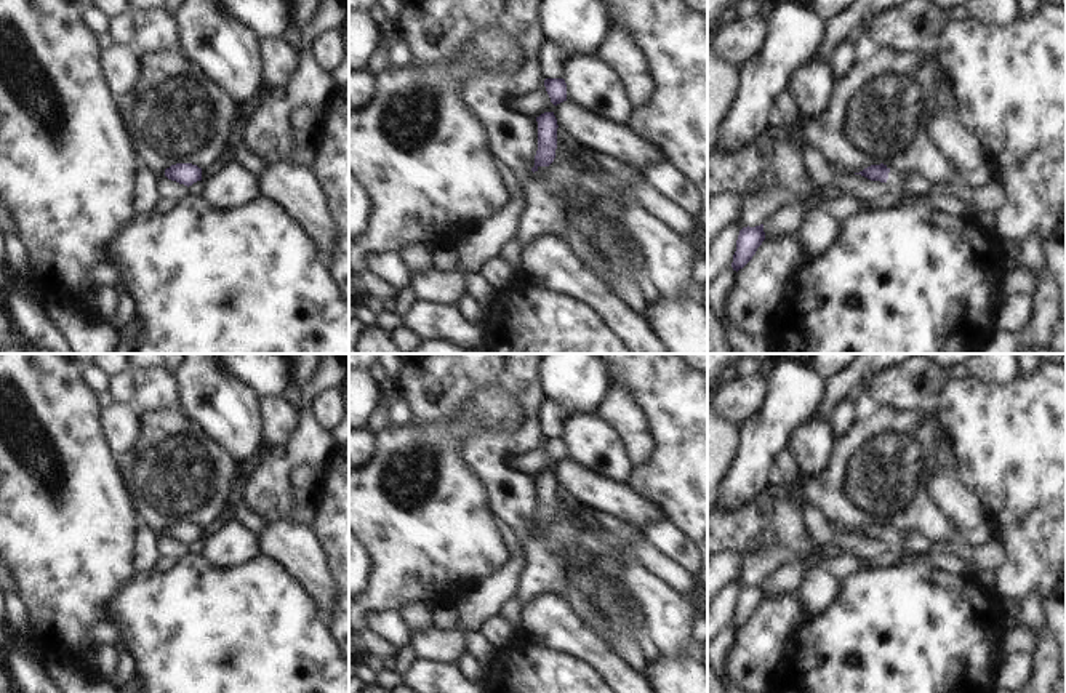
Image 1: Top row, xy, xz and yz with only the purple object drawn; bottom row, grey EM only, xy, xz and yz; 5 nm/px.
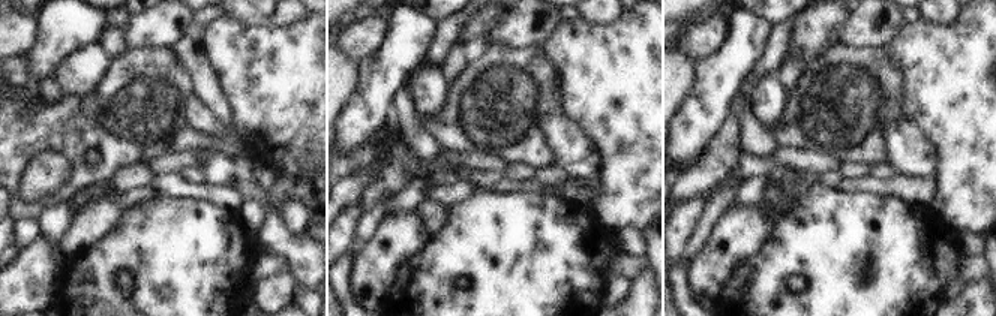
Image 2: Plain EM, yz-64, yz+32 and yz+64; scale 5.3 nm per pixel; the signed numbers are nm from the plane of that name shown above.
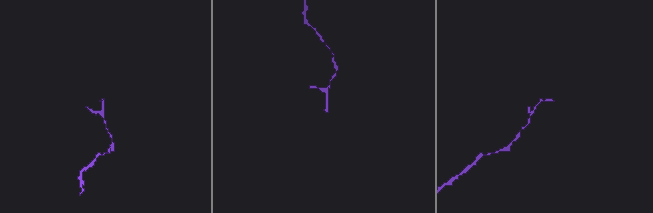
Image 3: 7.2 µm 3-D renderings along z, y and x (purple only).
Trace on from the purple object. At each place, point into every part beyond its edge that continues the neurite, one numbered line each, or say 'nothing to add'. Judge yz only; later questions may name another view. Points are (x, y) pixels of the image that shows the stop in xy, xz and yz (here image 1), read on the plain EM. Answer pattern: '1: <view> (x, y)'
1: yz (897, 538)

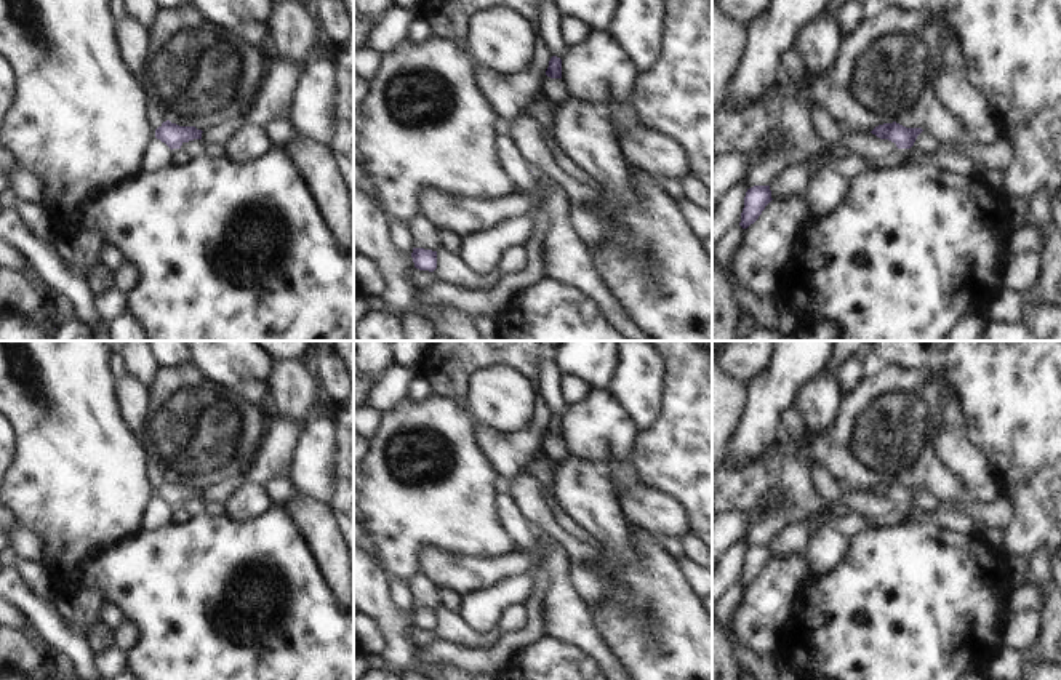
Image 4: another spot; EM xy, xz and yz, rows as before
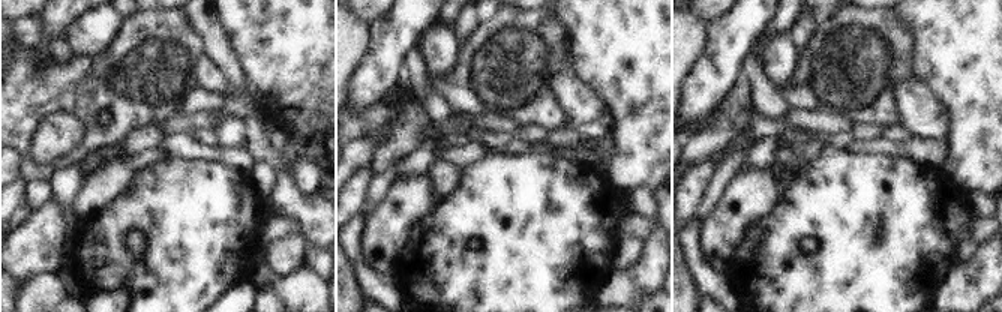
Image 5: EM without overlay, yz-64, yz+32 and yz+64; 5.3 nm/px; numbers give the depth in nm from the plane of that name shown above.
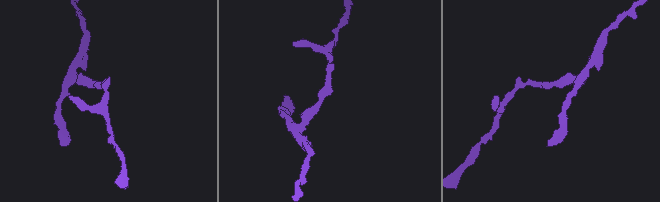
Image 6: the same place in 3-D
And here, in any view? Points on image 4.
nothing to add

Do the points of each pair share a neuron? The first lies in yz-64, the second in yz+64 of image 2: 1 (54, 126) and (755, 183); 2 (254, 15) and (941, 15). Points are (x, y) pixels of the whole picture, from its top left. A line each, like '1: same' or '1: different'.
1: different
2: same

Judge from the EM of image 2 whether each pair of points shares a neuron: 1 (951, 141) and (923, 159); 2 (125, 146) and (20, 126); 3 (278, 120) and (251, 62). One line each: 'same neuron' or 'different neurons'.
1: different neurons
2: same neuron
3: same neuron

